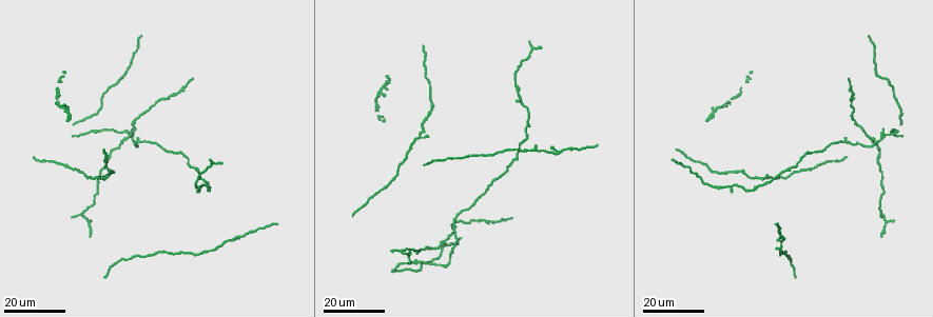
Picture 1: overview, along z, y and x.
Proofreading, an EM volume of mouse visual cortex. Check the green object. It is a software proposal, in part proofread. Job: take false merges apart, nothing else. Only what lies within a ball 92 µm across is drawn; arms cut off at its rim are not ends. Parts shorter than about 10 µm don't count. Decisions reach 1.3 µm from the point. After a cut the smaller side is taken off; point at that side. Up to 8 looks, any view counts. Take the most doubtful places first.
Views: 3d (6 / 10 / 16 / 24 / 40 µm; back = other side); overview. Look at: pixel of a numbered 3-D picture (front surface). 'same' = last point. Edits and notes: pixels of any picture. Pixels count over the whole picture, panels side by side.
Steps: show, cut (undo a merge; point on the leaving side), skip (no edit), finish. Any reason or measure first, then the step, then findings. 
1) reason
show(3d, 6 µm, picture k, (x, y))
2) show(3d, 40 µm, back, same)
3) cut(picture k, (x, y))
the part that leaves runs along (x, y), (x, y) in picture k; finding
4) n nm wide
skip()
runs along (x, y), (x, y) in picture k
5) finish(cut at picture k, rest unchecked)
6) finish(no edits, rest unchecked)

side arm on a straight run
show(3d, 16 µm, picture 1, (557, 152))

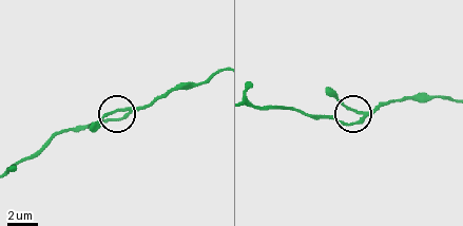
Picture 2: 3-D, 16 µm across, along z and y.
show(3d, 10 µm, picture 2, (130, 111))

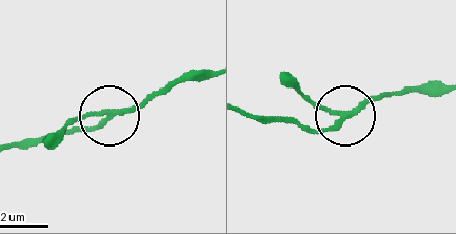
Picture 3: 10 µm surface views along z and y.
skip()
continuous, no second neuron

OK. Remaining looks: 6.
branch point
show(3d, 16 µm, picture 1, (127, 138))

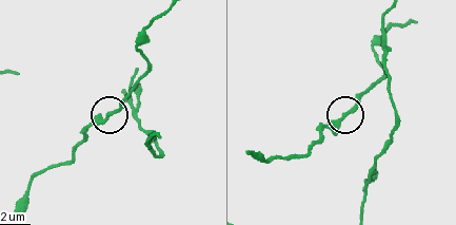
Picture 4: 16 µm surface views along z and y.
show(3d, 6 µm, picture 4, (104, 119))

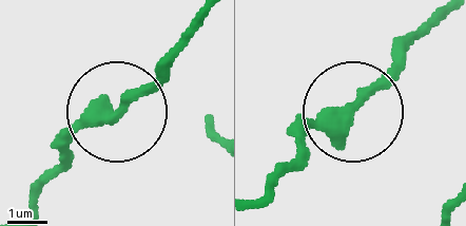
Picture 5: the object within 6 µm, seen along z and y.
3 arms
skip()
continuous, no second neuron

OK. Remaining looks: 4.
three arms meet
show(3d, 16 µm, picture 1, (886, 136))

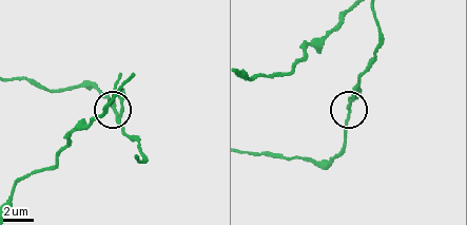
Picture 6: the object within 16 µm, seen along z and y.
show(3d, 6 µm, picture 6, (350, 107))

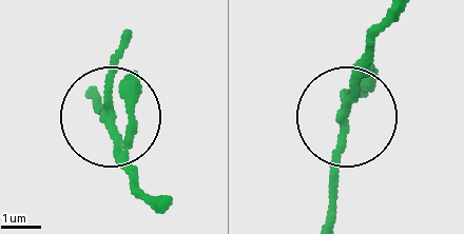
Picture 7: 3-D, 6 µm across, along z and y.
skip()
runs along (328, 214), (334, 133), (365, 46) in picture 7; one neuron here

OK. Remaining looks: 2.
sudden change in width
show(3d, 24 µm, picture 1, (850, 99))

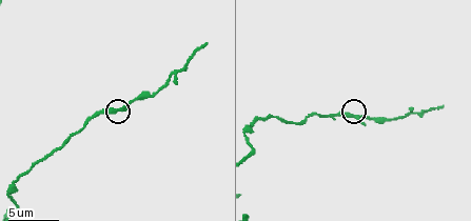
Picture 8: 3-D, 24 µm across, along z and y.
show(3d, 10 µm, picture 8, (350, 117))

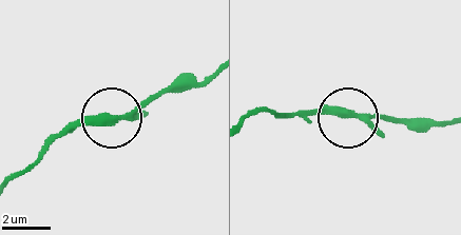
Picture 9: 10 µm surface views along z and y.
3 arms
skip()
runs along (252, 115), (385, 115), (414, 121) in picture 9; one neuron here

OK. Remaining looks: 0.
finish(no edits, rest unchecked)

